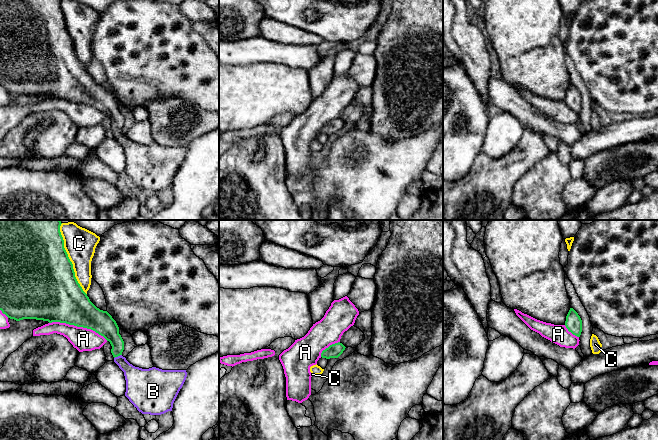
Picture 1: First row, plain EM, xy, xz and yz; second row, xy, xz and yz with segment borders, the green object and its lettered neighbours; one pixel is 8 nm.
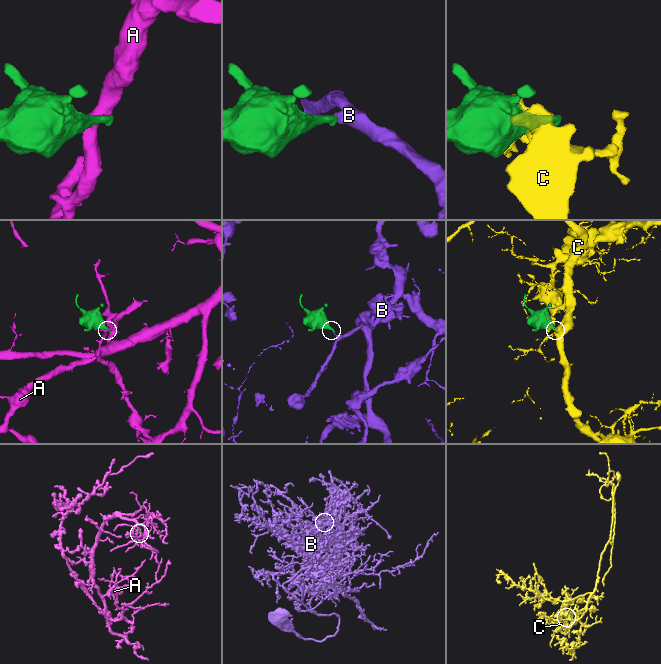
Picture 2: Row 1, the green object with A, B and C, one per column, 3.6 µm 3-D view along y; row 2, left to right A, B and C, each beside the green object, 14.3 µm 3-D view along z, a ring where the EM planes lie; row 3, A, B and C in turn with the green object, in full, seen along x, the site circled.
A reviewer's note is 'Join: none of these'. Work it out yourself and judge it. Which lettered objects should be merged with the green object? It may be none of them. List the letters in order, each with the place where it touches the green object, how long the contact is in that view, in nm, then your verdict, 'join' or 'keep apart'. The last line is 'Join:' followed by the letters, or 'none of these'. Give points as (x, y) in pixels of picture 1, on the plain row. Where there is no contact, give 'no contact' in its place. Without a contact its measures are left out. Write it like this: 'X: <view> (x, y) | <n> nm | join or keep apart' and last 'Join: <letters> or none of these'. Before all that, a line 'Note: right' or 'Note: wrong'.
Note: wrong
A: xy (78, 102) | 500 nm | keep apart
B: xy (117, 132) | 70 nm | join
C: xy (69, 35) | 600 nm | keep apart
Join: B

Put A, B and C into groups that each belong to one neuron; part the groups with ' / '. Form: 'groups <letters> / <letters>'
groups A / B / C

